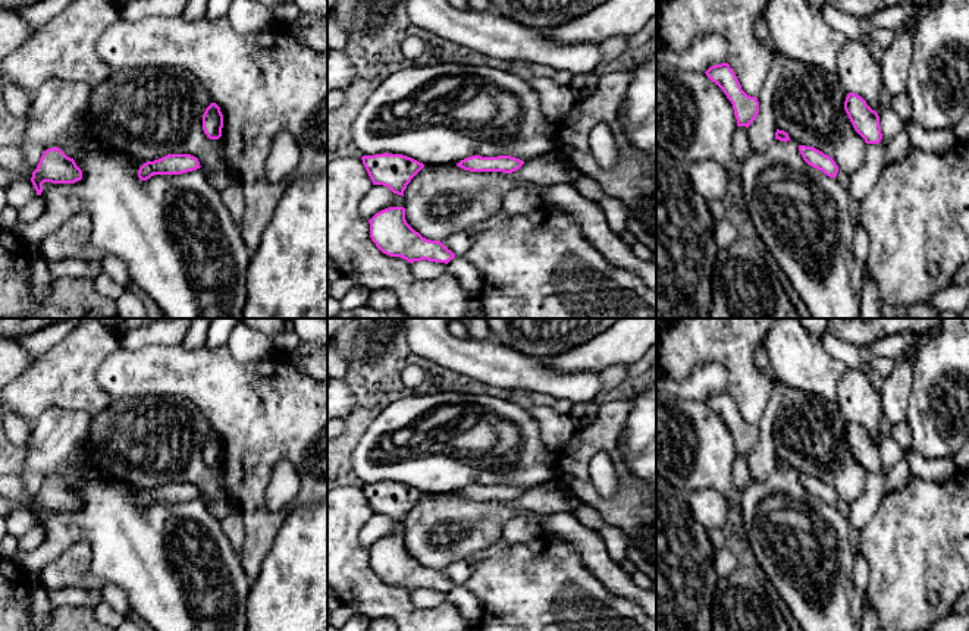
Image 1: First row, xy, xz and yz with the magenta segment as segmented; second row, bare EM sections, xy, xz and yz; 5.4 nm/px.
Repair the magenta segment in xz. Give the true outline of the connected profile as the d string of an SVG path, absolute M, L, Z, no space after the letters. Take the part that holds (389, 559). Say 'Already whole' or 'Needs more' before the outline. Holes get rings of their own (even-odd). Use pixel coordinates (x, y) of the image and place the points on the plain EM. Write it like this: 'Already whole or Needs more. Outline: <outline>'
Already whole. Outline: M389 536L370 549L370 566L386 584L401 586L408 591L435 590L448 593L455 583L440 569L430 569L415 561L405 549L404 536Z

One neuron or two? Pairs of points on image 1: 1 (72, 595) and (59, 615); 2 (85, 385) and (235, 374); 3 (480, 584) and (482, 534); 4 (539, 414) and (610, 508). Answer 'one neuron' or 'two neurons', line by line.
1: two neurons
2: two neurons
3: two neurons
4: two neurons

